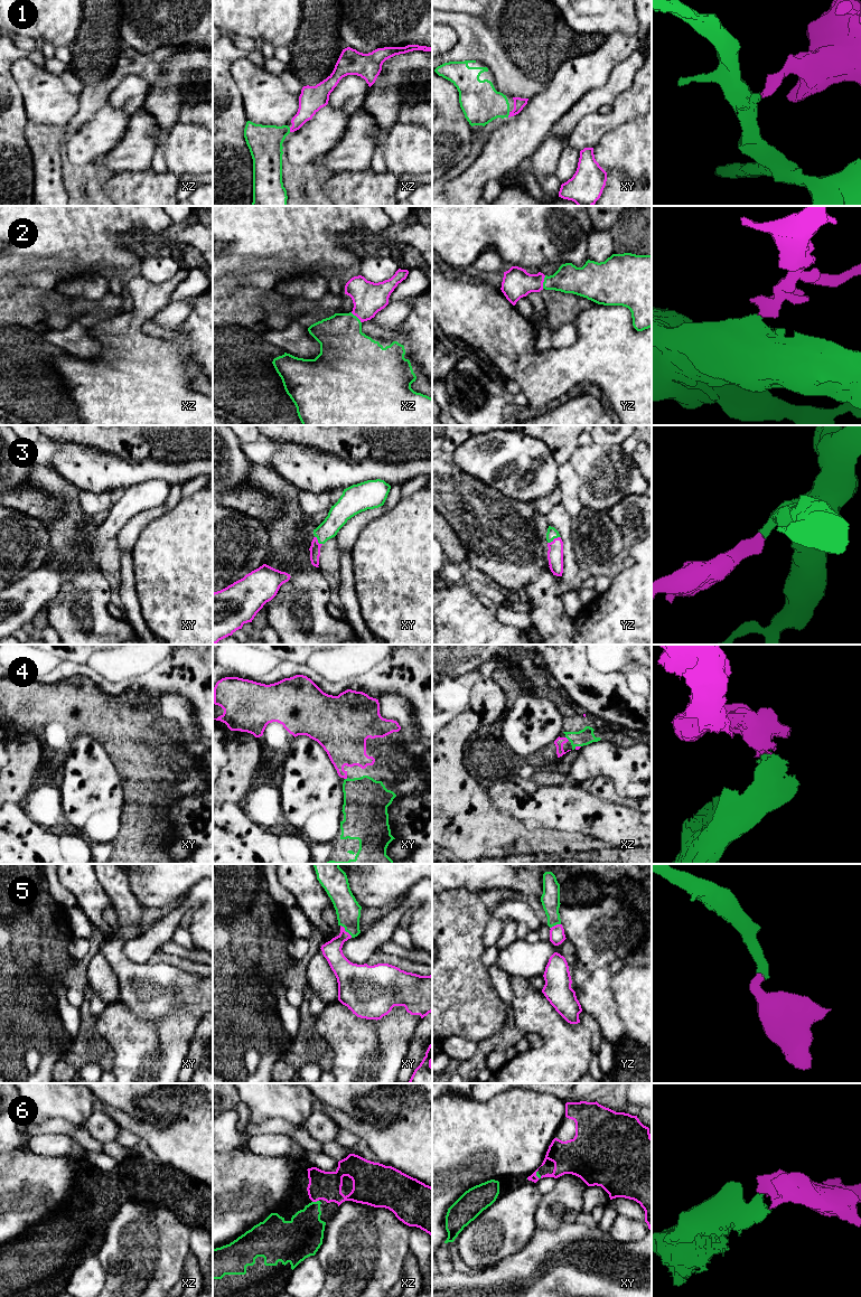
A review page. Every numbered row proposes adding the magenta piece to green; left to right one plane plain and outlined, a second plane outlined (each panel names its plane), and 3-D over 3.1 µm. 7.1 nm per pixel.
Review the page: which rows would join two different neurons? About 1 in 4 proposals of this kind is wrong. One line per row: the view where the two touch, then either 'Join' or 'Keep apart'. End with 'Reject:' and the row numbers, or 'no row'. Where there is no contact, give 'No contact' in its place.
1: Touches green in xy. Join
2: Touches green in yz. Join
3: Touches green in yz. Join
4: Touches green in xz. Join
5: Touches green in xy. Join
6: Touches green in xz. Join
Reject: no row

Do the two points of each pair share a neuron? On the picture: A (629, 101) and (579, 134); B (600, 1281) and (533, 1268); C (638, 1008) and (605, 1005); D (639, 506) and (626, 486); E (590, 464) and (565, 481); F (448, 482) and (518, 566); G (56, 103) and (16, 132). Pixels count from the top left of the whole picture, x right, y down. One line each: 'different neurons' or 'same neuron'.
A: same neuron
B: same neuron
C: different neurons
D: different neurons
E: different neurons
F: same neuron
G: different neurons

